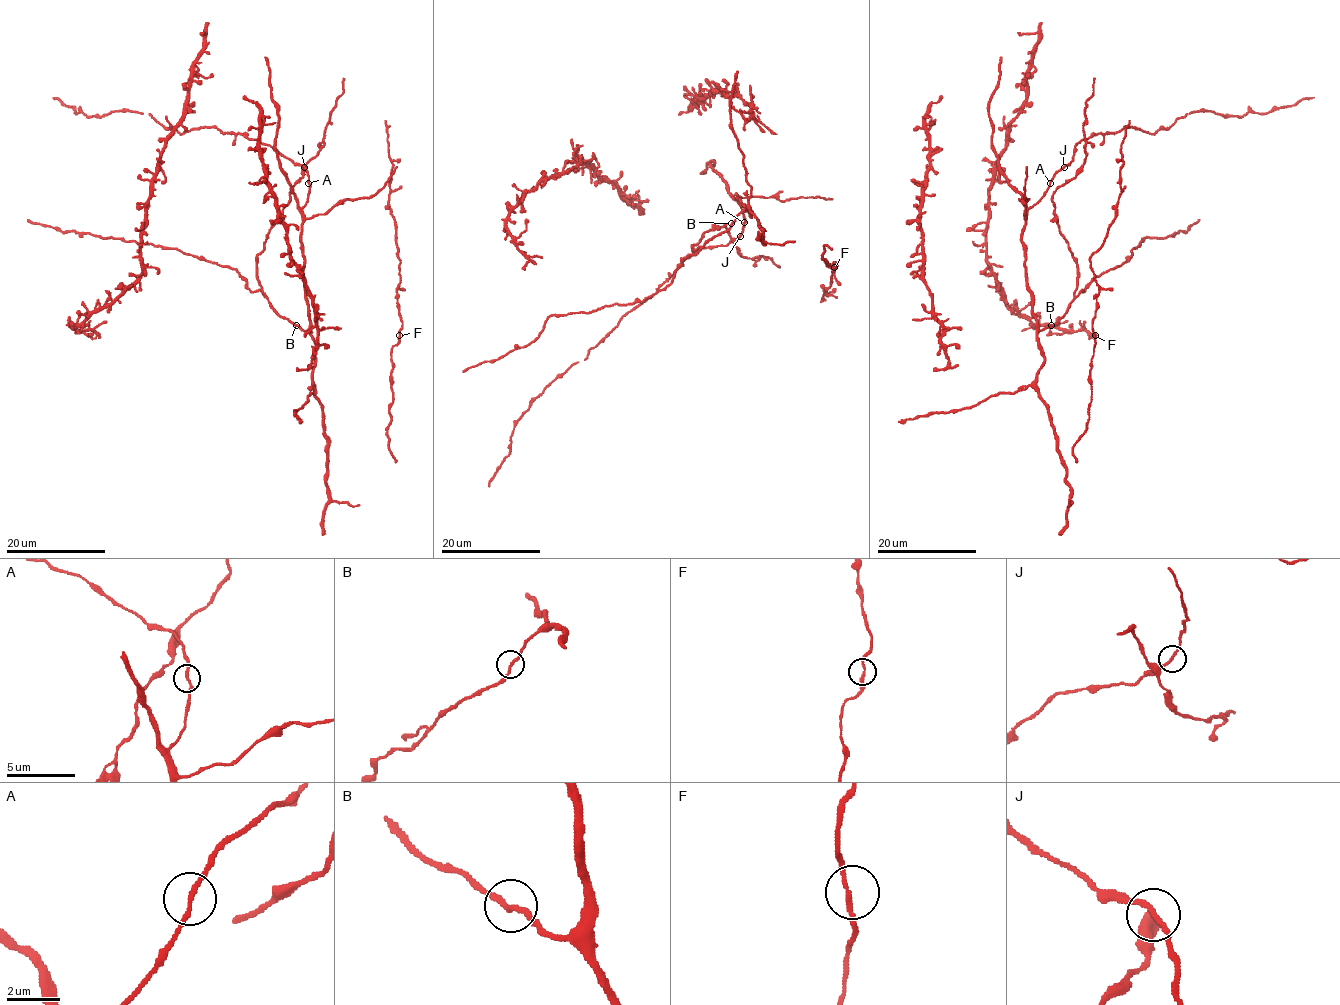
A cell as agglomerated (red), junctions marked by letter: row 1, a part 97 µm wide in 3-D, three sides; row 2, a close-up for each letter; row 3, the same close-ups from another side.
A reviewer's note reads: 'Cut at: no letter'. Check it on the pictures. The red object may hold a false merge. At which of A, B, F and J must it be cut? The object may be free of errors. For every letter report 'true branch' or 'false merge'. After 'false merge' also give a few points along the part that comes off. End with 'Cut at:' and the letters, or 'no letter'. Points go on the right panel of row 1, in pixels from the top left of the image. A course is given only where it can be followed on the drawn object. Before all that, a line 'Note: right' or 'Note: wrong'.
Note: right
A: true branch
B: true branch
F: true branch
J: true branch
Cut at: no letter

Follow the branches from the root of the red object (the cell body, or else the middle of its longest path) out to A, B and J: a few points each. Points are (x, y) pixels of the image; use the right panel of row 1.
A: (1025, 269), (1021, 241), (1025, 212), (1044, 195), (1050, 182)
B: (1025, 269), (1033, 317), (1037, 328), (1041, 331), (1051, 324)
J: (1025, 269), (1021, 241), (1025, 212), (1044, 195), (1051, 179), (1064, 167)

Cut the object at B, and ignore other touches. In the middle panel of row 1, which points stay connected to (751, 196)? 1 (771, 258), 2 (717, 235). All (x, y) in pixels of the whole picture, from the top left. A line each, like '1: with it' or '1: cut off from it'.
1: cut off from it
2: cut off from it

